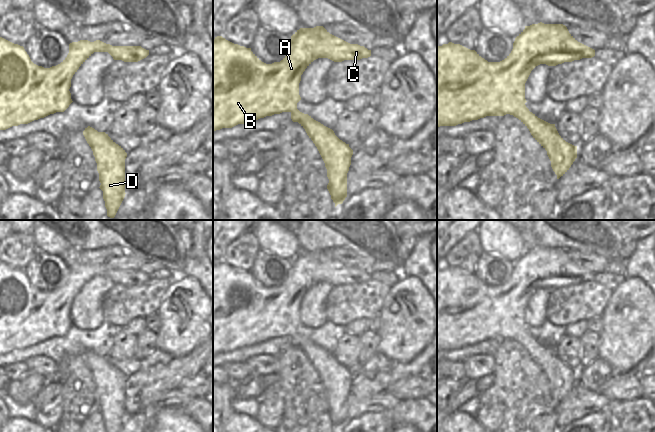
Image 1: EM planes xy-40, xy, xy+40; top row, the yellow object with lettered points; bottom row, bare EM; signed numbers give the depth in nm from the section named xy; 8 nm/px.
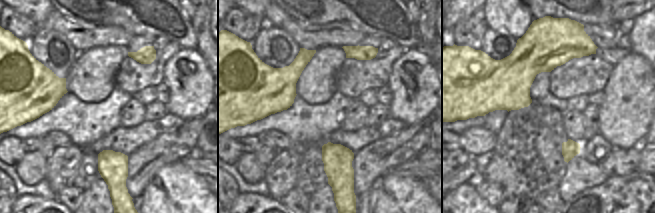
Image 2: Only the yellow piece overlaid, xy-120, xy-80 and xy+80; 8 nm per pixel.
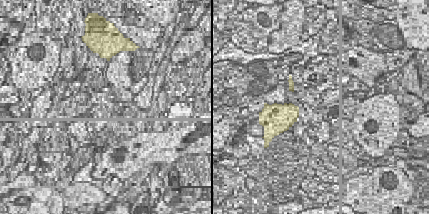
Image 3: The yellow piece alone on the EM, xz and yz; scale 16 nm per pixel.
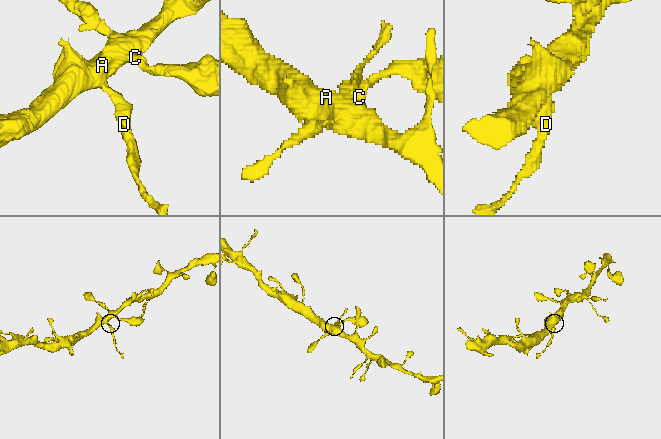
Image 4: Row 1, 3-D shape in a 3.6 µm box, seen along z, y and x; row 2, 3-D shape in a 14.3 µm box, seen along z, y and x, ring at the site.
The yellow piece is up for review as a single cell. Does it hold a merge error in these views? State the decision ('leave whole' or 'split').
split

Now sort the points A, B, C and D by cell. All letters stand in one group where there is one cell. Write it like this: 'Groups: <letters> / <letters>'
Groups: A B C / D

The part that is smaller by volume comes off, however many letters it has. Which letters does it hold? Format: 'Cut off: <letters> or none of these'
Cut off: D

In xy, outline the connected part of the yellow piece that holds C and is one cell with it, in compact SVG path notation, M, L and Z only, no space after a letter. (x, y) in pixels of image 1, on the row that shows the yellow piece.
M323 26L297 30L291 36L287 55L280 62L272 64L262 62L251 48L217 36L213 40L213 132L295 110L301 100L299 95L301 75L318 58L342 62L370 56L371 50L358 44L350 44L330 34Z

